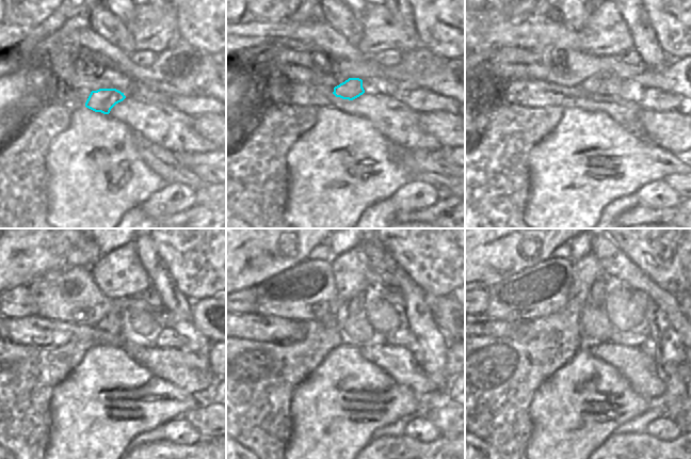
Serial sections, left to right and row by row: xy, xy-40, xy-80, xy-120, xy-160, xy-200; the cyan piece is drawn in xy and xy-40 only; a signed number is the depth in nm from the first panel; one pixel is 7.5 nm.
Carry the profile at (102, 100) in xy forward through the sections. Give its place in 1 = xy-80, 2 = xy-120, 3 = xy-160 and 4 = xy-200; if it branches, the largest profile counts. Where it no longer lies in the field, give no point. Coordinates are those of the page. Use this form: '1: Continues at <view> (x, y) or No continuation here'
1: Continues at xy-80 (596, 84)
2: Continues at xy-120 (115, 321)
3: Continues at xy-160 (355, 305)
4: Continues at xy-200 (596, 297)

